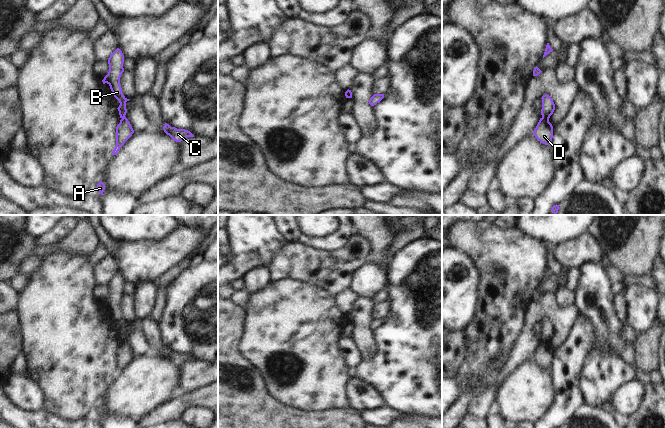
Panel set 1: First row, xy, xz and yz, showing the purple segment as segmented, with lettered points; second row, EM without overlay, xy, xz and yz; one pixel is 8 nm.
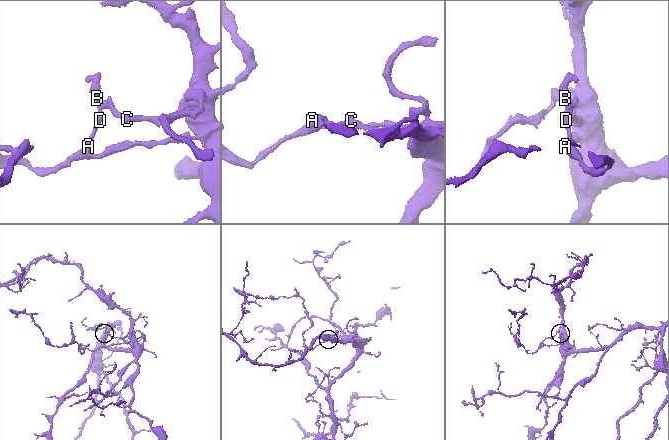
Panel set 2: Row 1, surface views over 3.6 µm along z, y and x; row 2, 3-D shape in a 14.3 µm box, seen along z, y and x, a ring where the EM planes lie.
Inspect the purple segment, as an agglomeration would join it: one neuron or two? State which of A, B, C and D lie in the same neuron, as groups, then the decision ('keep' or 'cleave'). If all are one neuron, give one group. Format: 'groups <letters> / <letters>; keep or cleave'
groups A D / B C; cleave

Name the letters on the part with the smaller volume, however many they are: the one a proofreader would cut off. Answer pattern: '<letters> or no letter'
A, D

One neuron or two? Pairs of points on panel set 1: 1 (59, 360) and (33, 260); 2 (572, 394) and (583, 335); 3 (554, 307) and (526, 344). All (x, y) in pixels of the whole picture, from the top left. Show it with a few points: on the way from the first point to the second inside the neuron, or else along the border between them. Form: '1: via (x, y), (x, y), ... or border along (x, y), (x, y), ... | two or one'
1: border along (41, 258), (40, 265), (29, 275) | two
2: via (573, 379), (574, 350) | one
3: via (543, 309), (529, 323), (527, 333) | one

